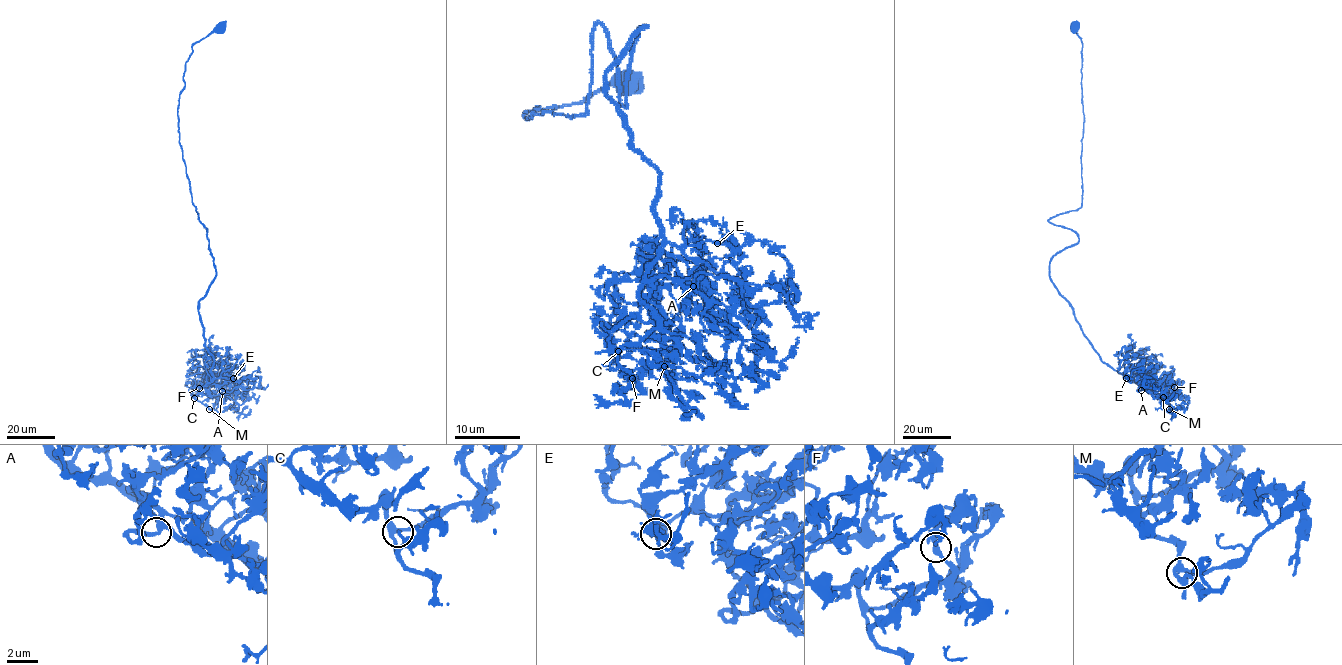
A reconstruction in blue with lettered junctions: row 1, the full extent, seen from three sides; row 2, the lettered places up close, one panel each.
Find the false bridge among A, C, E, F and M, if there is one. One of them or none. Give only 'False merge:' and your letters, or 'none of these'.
False merge: none of these

